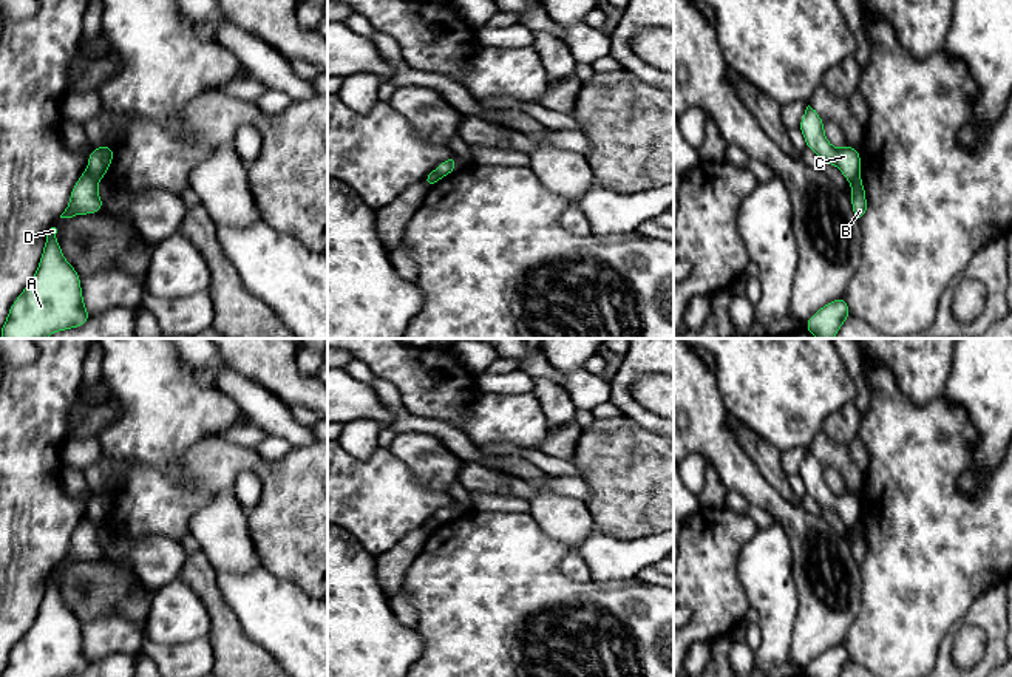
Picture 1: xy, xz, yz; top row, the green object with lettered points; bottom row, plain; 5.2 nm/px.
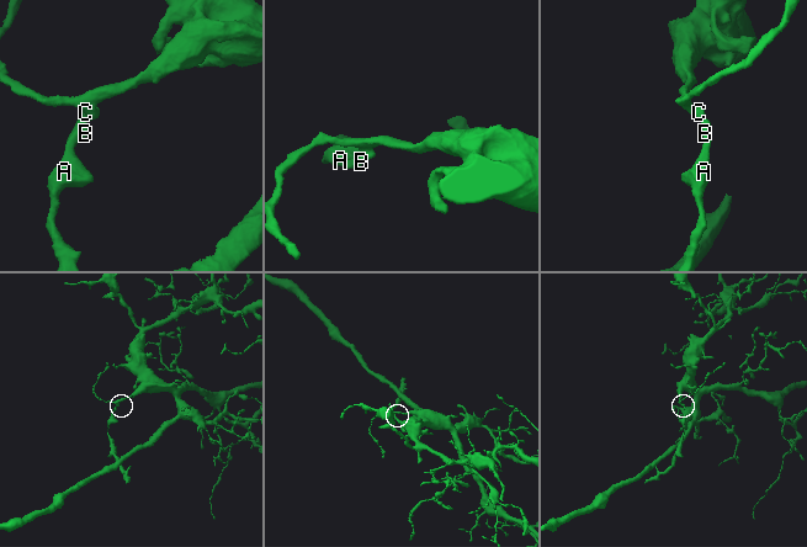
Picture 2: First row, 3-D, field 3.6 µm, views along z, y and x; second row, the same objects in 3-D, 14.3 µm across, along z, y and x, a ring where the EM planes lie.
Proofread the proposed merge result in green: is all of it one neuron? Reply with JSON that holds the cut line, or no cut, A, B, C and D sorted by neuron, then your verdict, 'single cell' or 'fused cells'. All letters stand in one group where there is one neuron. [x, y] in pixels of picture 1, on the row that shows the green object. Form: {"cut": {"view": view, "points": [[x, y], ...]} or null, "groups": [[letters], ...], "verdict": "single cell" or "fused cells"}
{"cut": {"view": "xy", "points": [[87, 169], [98, 180]]}, "groups": [["A", "B", "D"], ["C"]], "verdict": "fused cells"}

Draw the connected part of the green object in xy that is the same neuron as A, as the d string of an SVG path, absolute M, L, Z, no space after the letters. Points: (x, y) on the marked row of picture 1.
M51 227L31 283L8 311L2 338L46 338L49 334L80 328L91 317L82 295L77 270L66 261Z

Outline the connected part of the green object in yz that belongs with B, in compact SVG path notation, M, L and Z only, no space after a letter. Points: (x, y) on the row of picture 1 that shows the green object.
M857 173L850 184L851 184L850 201L853 206L853 212L857 215L857 218L861 218L867 210L867 195L861 175Z

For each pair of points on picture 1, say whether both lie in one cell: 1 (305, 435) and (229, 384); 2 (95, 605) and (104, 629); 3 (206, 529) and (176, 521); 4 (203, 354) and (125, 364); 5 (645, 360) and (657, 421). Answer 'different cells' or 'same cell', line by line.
1: same cell
2: different cells
3: different cells
4: different cells
5: same cell

